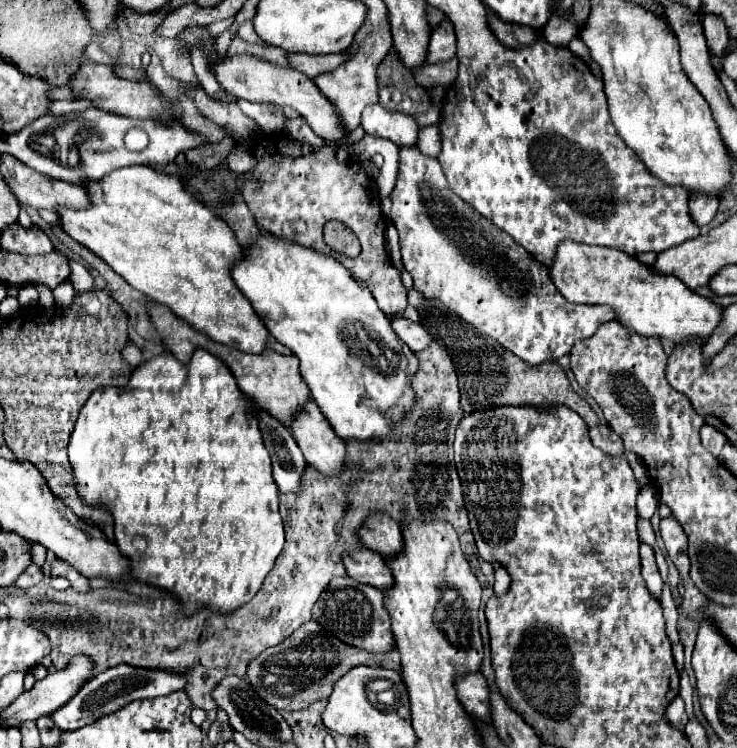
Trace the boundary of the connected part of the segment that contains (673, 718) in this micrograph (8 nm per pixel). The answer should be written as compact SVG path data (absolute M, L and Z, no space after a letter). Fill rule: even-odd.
M675 697L671 701L671 705L667 707L667 717L669 717L673 727L677 727L679 731L685 729L685 725L687 725L687 713L685 713L685 705L683 705L681 697Z

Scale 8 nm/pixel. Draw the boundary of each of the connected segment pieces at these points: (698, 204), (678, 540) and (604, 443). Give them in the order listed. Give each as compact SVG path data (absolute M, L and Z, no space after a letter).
M691 193L691 203L689 203L689 211L693 221L703 227L707 225L715 213L717 213L717 205L719 205L719 197L717 195L707 195L707 193Z
M661 519L661 537L665 541L667 553L671 557L671 561L675 563L675 567L679 569L681 577L689 575L689 557L687 557L687 535L683 533L681 525L673 519Z
M599 423L599 425L591 427L589 437L591 437L593 445L599 447L603 453L609 453L609 455L623 453L623 443L621 443L619 435L615 435L615 431L611 431L607 423Z

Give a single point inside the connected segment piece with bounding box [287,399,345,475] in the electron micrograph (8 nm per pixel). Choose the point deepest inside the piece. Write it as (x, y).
(322, 448)

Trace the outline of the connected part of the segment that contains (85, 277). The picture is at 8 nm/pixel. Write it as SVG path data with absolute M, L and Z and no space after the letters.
M67 255L67 261L69 261L69 267L71 267L71 283L73 283L75 291L77 293L93 291L93 277L85 269L85 265L79 263L79 261L75 261L71 255Z

